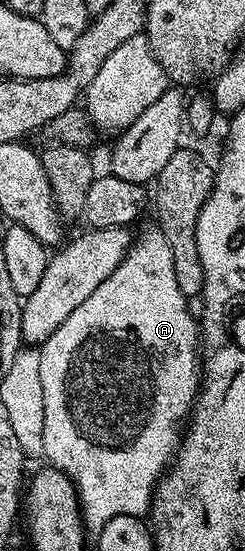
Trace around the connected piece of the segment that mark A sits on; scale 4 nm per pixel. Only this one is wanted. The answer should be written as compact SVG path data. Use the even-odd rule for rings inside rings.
M157 230L146 232L131 243L129 252L100 286L68 314L68 319L52 334L52 338L40 345L40 386L44 386L44 456L55 467L61 468L74 482L78 490L78 502L82 519L91 533L97 534L110 518L118 514L145 517L149 513L154 485L162 479L168 465L173 461L178 445L182 443L184 425L194 410L194 402L200 391L200 324L190 313L191 301L180 290L176 282L176 270L172 268L172 250L168 250L168 238Z

